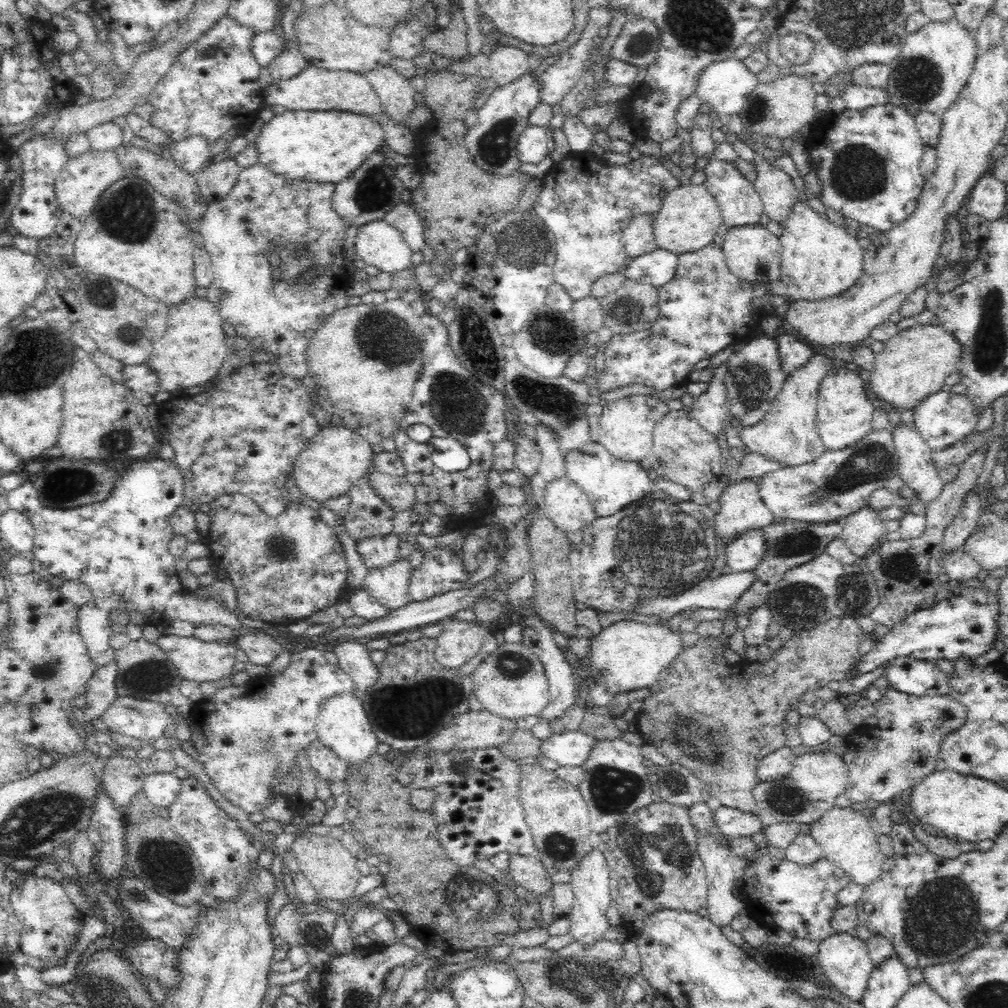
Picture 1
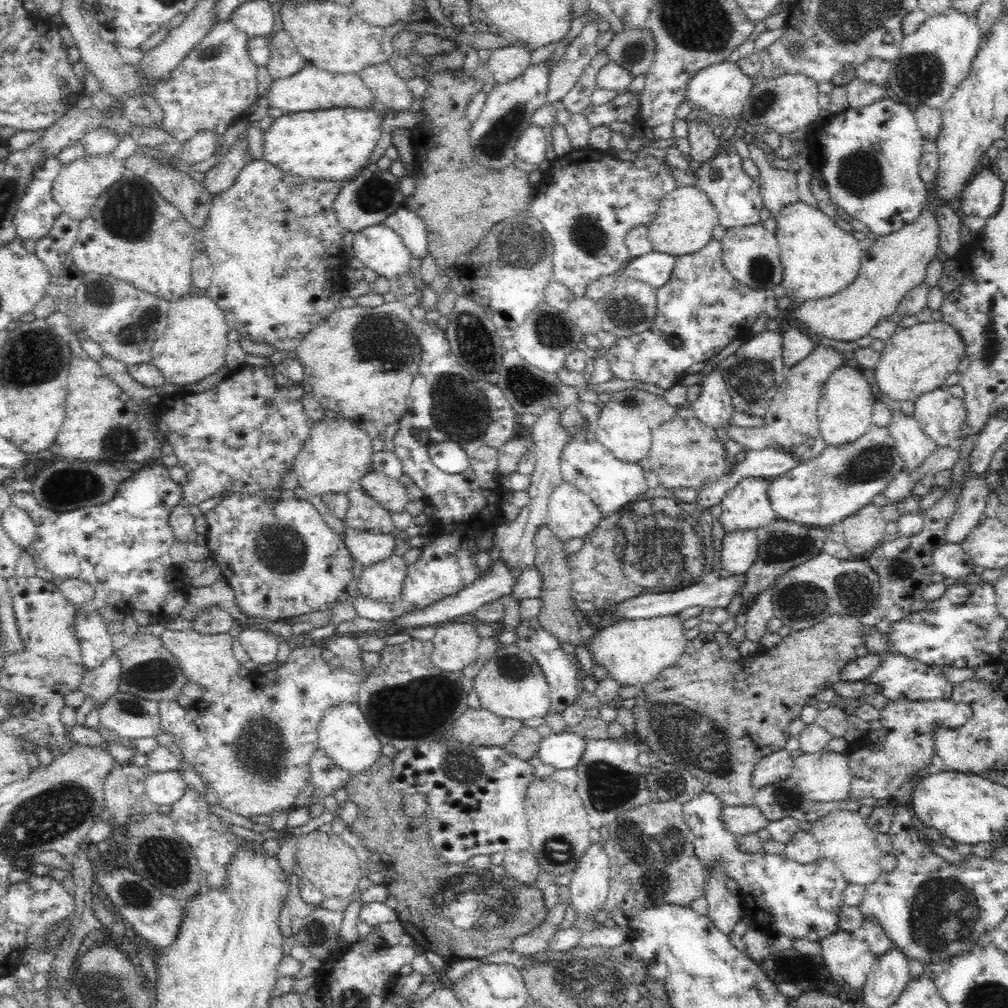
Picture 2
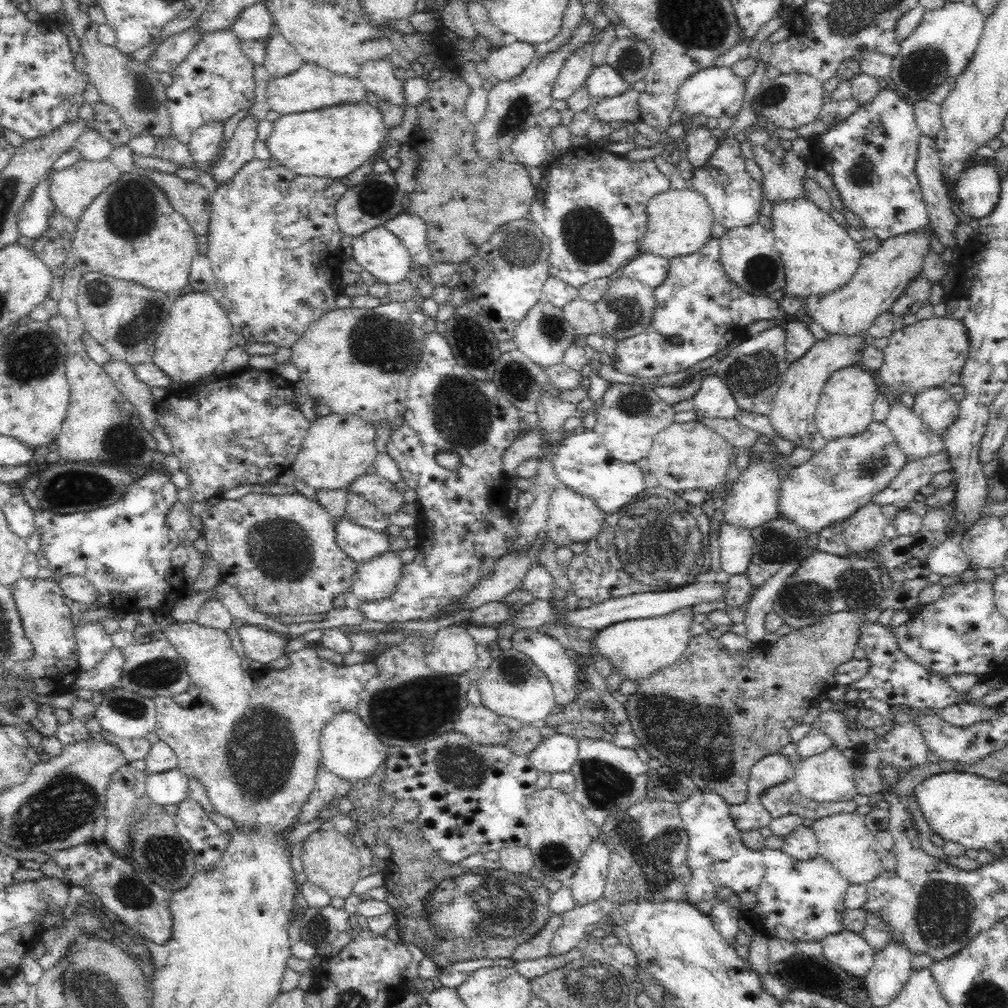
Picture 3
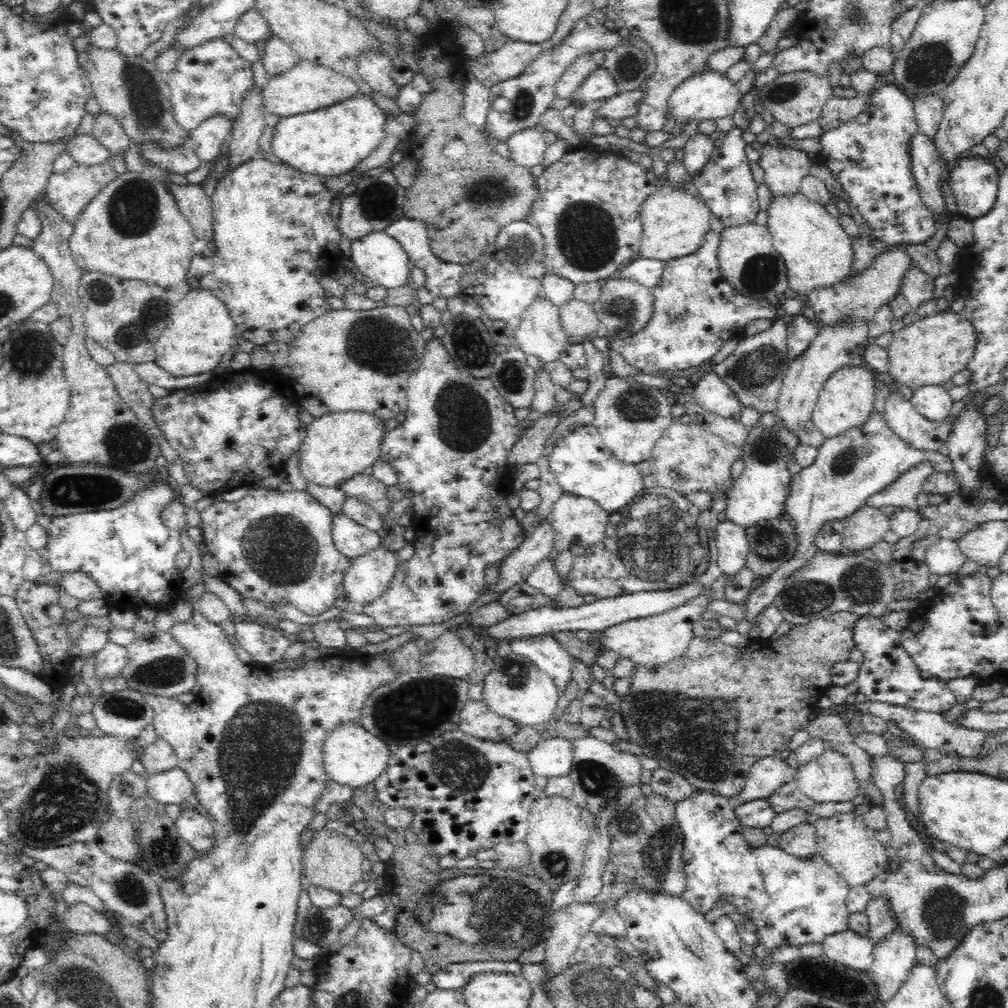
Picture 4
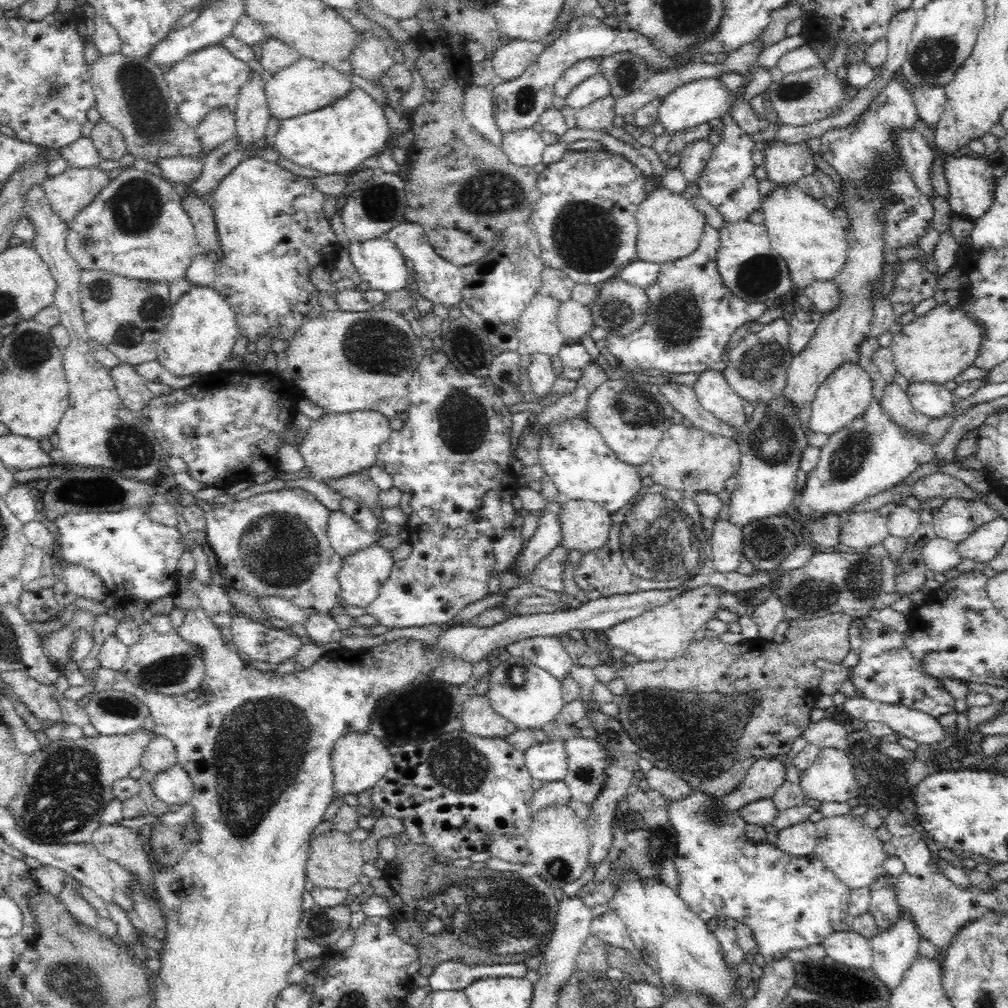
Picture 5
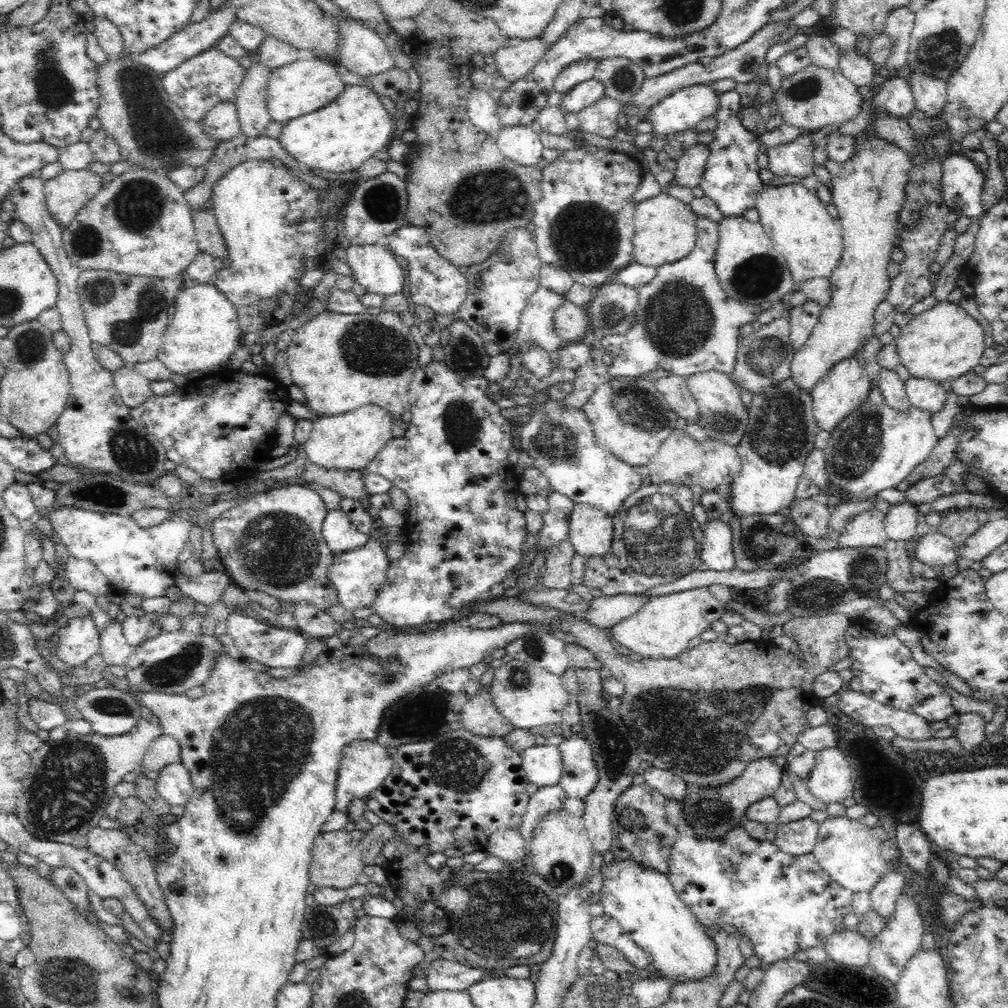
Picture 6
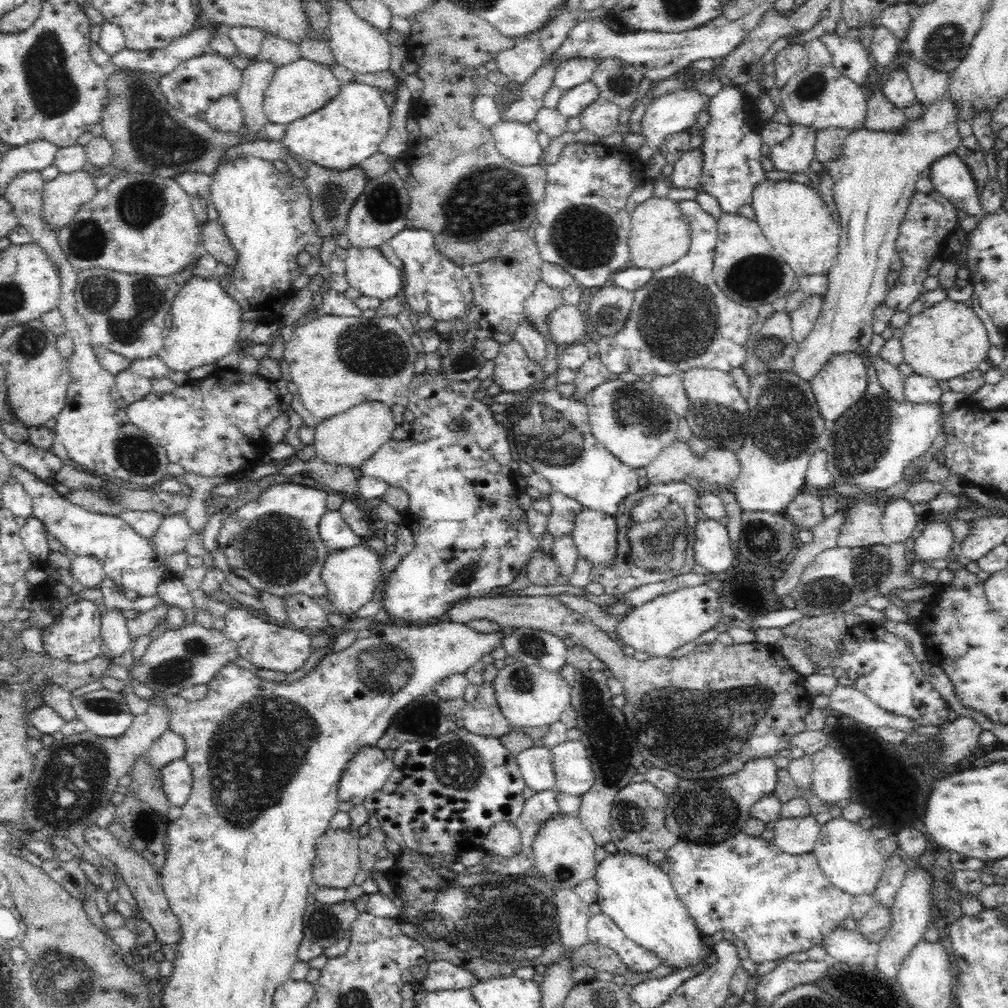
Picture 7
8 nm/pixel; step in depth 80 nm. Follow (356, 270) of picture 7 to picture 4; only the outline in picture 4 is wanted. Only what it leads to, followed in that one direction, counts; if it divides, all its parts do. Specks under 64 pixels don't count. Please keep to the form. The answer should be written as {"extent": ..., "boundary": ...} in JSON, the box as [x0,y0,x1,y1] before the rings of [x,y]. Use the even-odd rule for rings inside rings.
{"extent":[348,231,412,289],"boundary":[[[384,231],[371,232],[364,238],[350,241],[348,253],[358,270],[364,277],[368,276],[373,285],[386,287],[387,289],[398,288],[407,284],[408,276],[412,272],[408,268],[408,253],[406,253],[396,238]]]}

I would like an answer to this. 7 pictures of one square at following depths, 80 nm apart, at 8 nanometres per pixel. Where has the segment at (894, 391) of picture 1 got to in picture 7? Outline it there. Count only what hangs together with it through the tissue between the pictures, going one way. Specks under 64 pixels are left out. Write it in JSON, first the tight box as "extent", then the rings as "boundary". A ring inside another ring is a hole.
{"extent":[900,299,991,381],"boundary":[[[947,299],[927,308],[920,312],[920,314],[911,316],[907,325],[903,328],[900,339],[903,346],[903,362],[912,367],[913,373],[920,376],[929,376],[937,381],[948,381],[949,379],[976,370],[980,362],[988,359],[988,348],[991,346],[990,341],[988,341],[986,328],[974,312],[974,309],[968,307],[966,303],[954,302]]]}

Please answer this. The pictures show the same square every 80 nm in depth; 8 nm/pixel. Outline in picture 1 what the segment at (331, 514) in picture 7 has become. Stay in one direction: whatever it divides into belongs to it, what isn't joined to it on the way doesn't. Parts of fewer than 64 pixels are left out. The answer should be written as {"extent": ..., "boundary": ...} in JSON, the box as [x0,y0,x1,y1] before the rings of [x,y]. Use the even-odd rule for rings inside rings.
{"extent":[357,534,402,570],"boundary":[[[397,534],[374,536],[357,542],[357,550],[368,570],[384,568],[400,559],[399,546],[402,538]]]}

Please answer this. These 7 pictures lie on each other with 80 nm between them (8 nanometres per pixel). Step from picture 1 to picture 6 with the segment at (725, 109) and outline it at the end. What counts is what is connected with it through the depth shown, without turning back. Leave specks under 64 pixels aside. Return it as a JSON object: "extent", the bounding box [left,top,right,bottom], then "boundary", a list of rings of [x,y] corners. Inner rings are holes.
{"extent":[648,83,720,138],"boundary":[[[711,83],[693,84],[666,96],[650,107],[648,121],[653,124],[652,138],[693,129],[720,108],[720,93]]]}

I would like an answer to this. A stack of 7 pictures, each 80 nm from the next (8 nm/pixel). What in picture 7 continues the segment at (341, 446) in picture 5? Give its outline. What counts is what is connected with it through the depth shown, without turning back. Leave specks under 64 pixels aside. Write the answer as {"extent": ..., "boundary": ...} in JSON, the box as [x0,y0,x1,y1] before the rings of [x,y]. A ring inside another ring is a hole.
{"extent":[314,401,397,468],"boundary":[[[380,401],[358,404],[347,412],[336,414],[326,420],[321,420],[315,428],[314,451],[315,458],[324,463],[348,466],[353,468],[364,465],[392,437],[397,428],[393,413]]]}

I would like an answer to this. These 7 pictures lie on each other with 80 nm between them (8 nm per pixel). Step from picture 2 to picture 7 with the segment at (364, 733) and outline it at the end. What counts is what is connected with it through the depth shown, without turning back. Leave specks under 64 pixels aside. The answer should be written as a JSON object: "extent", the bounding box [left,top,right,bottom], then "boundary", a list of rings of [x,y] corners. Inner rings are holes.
{"extent":[337,745,393,810],"boundary":[[[377,745],[357,748],[352,760],[347,762],[337,790],[339,810],[349,810],[363,802],[367,796],[380,790],[392,774],[393,759],[388,759]]]}

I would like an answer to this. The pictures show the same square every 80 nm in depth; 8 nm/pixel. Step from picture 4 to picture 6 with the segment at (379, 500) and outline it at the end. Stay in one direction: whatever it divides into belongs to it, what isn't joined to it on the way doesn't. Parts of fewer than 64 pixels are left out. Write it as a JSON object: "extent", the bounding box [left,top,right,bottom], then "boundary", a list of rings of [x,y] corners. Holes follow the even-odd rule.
{"extent":[299,463,370,501],"boundary":[[[307,463],[304,472],[299,475],[307,483],[315,483],[320,486],[335,490],[343,498],[357,501],[370,500],[370,493],[366,491],[364,473],[362,470],[328,470],[318,465]]]}

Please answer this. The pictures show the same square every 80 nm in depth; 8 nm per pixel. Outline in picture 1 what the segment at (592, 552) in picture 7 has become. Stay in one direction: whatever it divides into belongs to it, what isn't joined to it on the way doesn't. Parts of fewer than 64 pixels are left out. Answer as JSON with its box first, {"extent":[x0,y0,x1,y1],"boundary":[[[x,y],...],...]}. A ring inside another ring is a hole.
{"extent":[543,475,598,534],"boundary":[[[566,475],[546,486],[543,499],[548,518],[566,534],[583,530],[598,517],[588,495]]]}

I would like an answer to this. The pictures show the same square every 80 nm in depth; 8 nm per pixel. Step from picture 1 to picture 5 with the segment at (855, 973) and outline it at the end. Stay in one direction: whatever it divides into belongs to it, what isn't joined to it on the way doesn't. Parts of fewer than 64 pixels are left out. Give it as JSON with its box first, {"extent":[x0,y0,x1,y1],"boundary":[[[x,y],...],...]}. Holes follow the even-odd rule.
{"extent":[821,931,873,968],"boundary":[[[853,931],[834,932],[829,934],[821,946],[826,950],[827,957],[835,962],[846,964],[853,968],[871,968],[873,966],[873,949],[870,939]]]}

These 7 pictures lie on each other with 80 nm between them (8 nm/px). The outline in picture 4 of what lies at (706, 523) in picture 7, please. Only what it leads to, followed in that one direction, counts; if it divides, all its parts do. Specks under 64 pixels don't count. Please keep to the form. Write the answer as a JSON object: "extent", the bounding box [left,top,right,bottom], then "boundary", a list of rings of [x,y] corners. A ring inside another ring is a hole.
{"extent":[708,520,750,574],"boundary":[[[723,520],[718,522],[715,533],[716,547],[708,545],[709,563],[717,561],[723,574],[738,574],[746,566],[750,553],[746,527]]]}

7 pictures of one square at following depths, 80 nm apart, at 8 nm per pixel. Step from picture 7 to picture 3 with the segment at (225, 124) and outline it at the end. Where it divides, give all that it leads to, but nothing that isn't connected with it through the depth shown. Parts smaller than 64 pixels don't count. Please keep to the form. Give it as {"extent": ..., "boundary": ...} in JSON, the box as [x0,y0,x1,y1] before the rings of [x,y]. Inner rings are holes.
{"extent":[187,122,224,162],"boundary":[[[210,122],[192,132],[191,139],[187,142],[192,160],[205,162],[220,156],[223,149],[224,123]]]}

